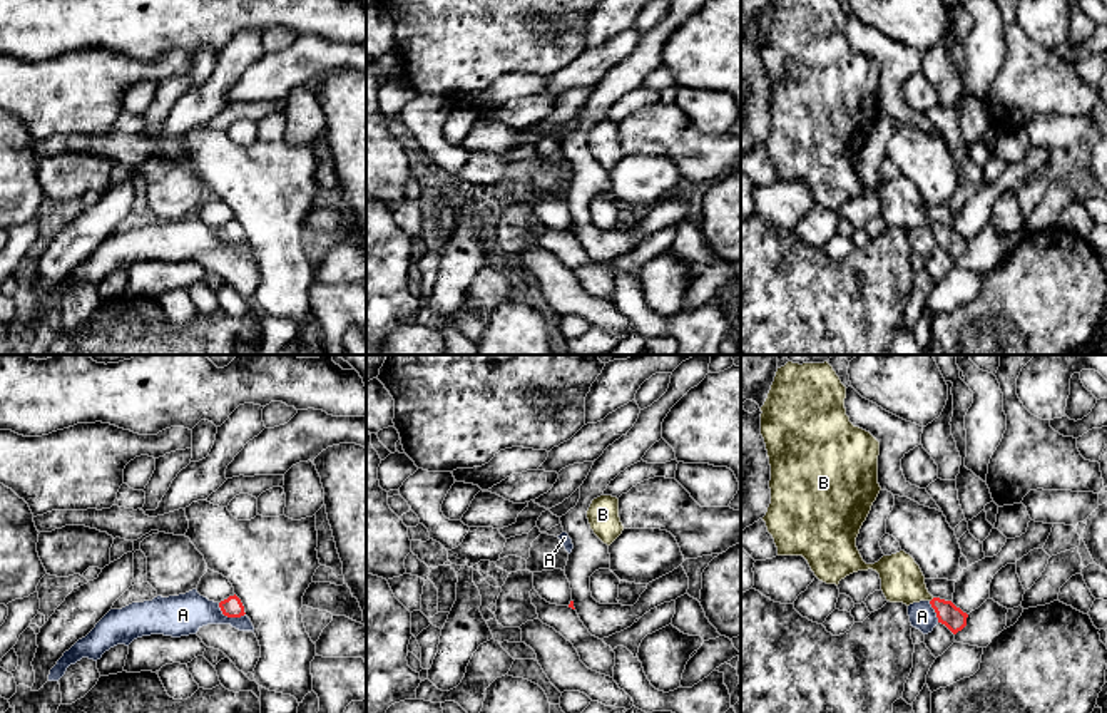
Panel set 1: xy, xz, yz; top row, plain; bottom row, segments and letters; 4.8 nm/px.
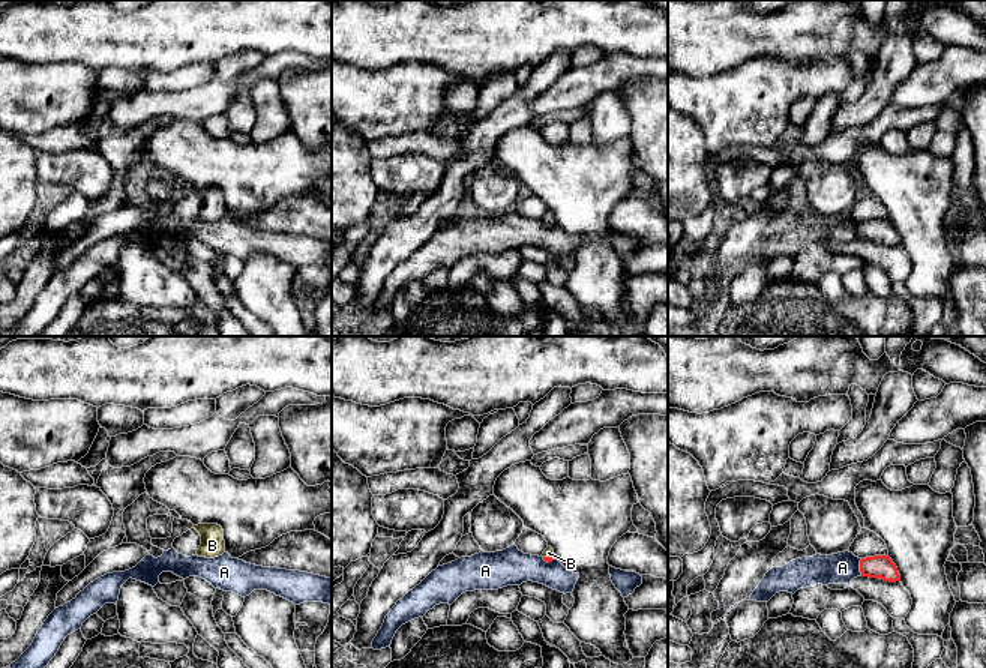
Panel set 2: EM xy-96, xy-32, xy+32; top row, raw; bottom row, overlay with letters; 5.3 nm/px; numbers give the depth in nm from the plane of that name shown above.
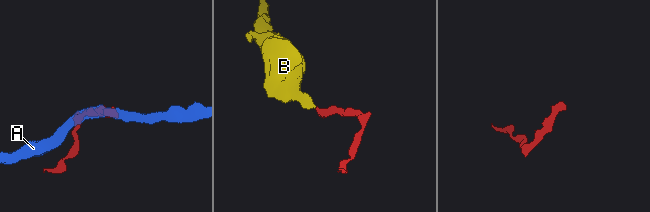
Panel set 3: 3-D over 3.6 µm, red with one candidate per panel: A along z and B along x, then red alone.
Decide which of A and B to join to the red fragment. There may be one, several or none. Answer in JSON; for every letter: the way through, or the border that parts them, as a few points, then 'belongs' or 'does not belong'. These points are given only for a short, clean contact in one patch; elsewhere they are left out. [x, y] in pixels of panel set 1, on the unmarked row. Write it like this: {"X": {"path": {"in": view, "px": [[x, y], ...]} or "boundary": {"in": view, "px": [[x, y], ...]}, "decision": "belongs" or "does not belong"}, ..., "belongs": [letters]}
{"A": {"boundary": {"in": "xy", "px": [[218, 228], [219, 235], [228, 241], [244, 240]]}, "decision": "does not belong"}, "B": {"path": {"in": "yz", "px": [[953, 243], [932, 225], [902, 205]]}, "decision": "belongs"}, "belongs": ["B"]}

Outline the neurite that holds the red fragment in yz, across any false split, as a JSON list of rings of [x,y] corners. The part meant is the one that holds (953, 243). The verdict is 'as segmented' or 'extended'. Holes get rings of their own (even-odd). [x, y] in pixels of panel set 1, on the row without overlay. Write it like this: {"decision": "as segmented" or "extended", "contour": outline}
{"decision": "as segmented", "contour": [[[933,223],[930,229],[936,238],[938,248],[945,249],[953,259],[967,251],[968,239],[957,233],[951,226]]]}

